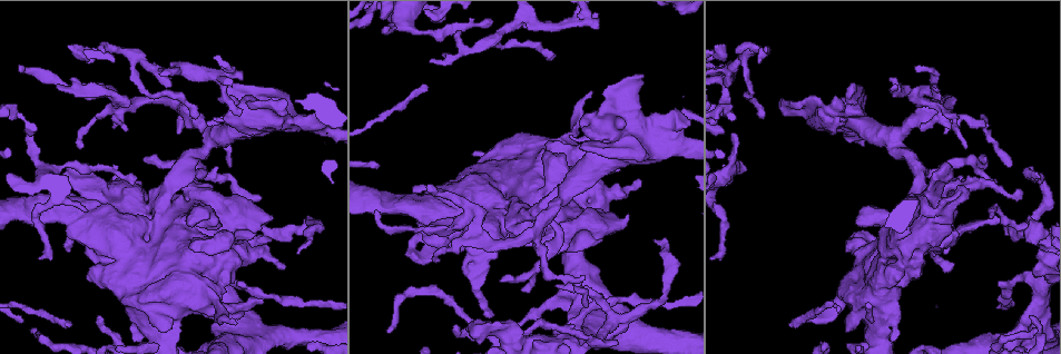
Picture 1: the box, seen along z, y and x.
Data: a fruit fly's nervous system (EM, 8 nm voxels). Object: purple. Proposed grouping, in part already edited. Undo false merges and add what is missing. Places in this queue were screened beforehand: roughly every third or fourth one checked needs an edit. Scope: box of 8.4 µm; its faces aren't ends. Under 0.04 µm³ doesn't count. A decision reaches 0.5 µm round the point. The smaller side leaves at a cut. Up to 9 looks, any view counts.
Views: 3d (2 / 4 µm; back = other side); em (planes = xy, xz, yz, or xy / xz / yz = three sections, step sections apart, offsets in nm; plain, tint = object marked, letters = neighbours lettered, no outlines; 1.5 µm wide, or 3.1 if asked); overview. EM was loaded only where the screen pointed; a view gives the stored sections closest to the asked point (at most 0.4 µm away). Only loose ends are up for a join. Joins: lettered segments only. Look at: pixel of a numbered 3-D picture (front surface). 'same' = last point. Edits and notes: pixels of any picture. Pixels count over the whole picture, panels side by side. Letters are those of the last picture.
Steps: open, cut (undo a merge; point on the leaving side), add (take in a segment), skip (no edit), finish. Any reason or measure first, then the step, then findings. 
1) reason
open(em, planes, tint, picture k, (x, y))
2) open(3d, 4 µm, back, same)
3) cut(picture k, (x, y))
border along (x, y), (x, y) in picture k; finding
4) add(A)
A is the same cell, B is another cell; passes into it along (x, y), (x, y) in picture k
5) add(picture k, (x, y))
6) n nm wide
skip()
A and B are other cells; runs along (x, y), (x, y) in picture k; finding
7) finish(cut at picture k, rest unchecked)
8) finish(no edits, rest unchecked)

end of a long branch
open(3d, 2 µm, picture 1, (1037, 178))

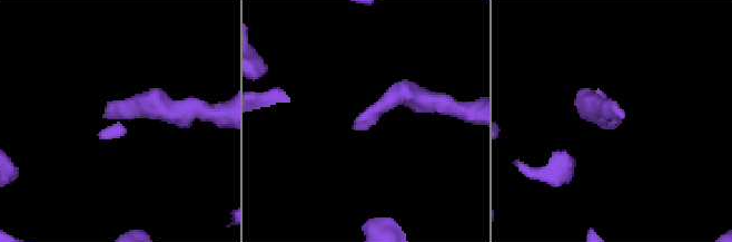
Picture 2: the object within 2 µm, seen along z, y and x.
now the EM
open(em, planes, letters, picture 2, (356, 126))

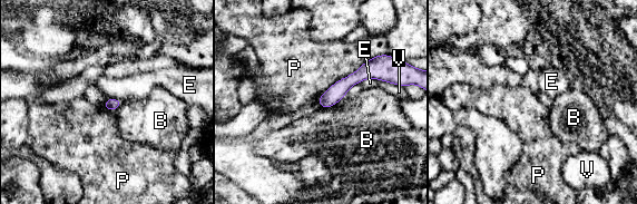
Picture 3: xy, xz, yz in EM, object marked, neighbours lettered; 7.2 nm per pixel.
skip()
B, E, P and V are other cells; border along (107, 97), (114, 97), (124, 102) in picture 3; none of them fits

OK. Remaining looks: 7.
abrupt turn
open(em, planes, tint, picture 1, (212, 136))

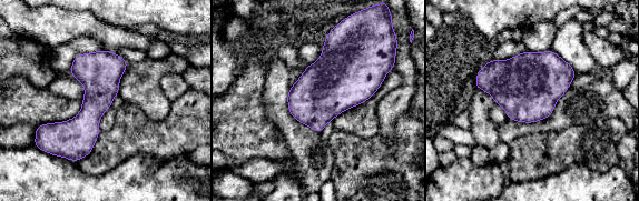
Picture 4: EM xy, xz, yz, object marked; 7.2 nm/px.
see the neighbours
open(em, planes, letters, same)

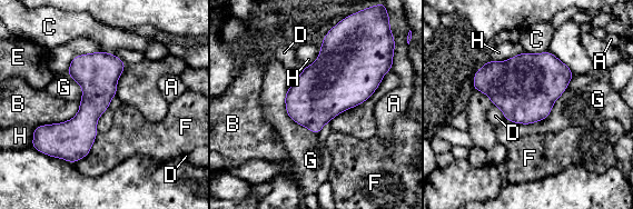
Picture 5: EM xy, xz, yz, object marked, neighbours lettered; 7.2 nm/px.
skip()
A, B, C, D, E, F, G and H are other cells; border along (523, 50), (505, 60), (490, 60) in picture 5; continuous, no second neuron

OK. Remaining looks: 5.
thin end
open(em, xz, step 8, letters, picture 1, (194, 117))

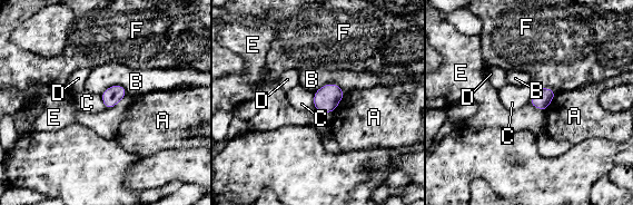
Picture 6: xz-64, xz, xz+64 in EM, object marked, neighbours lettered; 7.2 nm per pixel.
B touches over 240 nm
skip()
A, B, C, D, E and F are other cells; border along (313, 93), (313, 105), (315, 107) in picture 6; none of them fits

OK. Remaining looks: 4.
an open end
open(3d, 4 µm, back, picture 1, (764, 47))

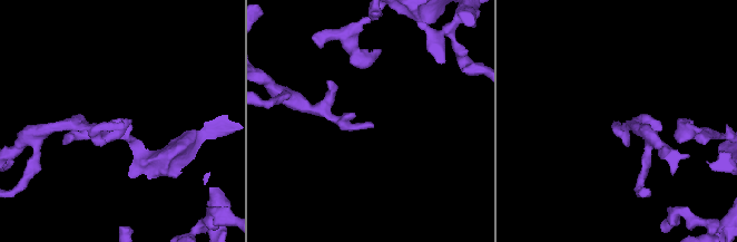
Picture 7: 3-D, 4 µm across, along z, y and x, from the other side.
shape alone is not enough
open(em, planes, letters, picture 7, (122, 125))

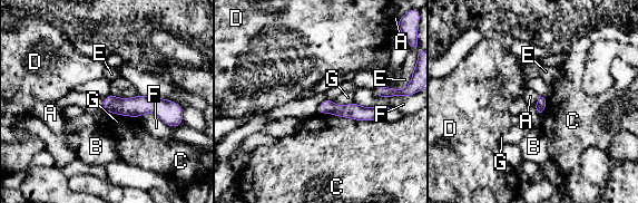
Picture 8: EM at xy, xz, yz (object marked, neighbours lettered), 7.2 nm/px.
skip()
A, B, C, D, E, F and G are other cells; runs along (106, 99), (114, 105), (174, 108) in picture 8; none of them fits

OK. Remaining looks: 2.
finish(no edits, rest unchecked)

